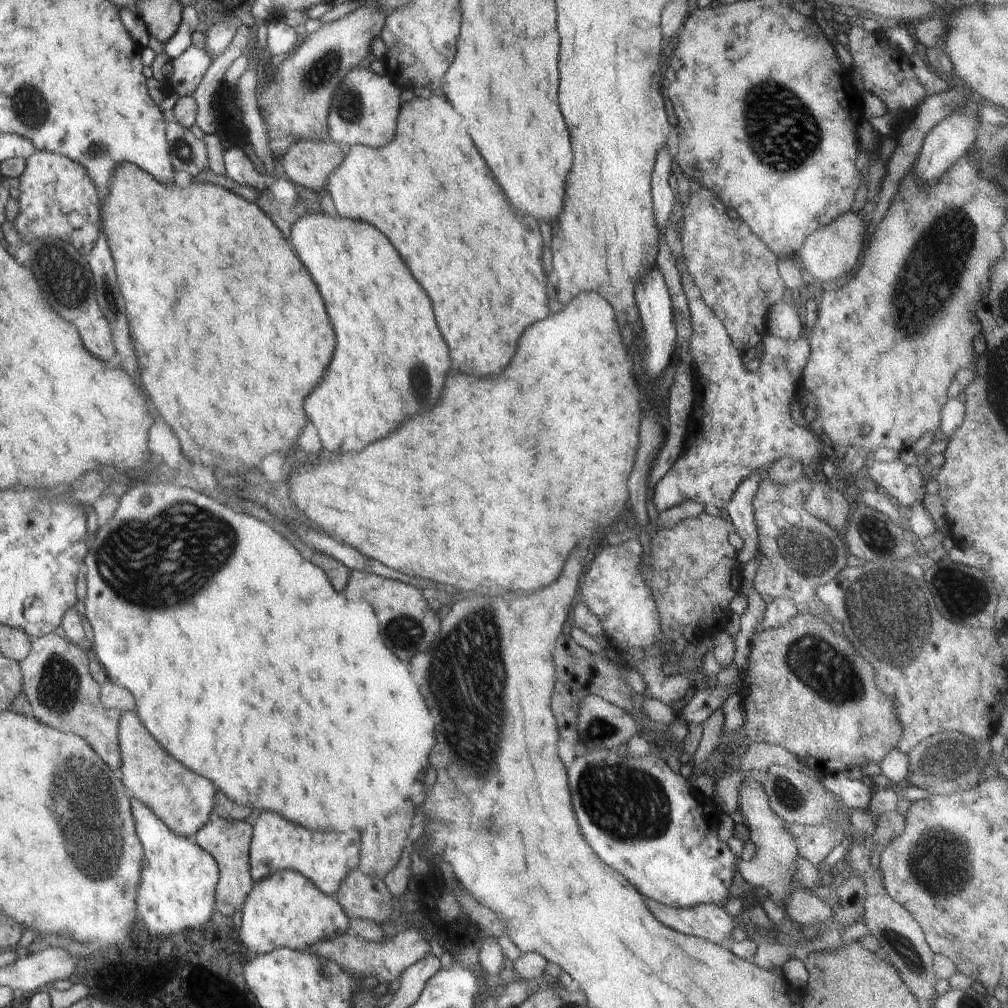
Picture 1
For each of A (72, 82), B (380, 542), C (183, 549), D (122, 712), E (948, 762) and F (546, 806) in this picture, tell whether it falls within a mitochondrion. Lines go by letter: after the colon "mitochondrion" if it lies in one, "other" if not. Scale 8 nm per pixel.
A: other
B: other
C: mitochondrion
D: other
E: mitochondrion
F: other

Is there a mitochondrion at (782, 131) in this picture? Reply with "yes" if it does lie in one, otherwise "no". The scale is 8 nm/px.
yes

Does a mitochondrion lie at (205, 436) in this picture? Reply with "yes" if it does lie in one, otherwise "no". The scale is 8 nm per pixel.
yes

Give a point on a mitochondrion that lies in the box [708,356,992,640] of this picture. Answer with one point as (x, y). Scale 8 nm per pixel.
(810, 553)

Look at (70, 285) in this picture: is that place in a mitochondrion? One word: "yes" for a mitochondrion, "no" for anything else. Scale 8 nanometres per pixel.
yes

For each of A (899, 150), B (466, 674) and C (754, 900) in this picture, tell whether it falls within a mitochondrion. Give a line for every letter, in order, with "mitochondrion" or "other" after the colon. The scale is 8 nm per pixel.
A: other
B: mitochondrion
C: other

